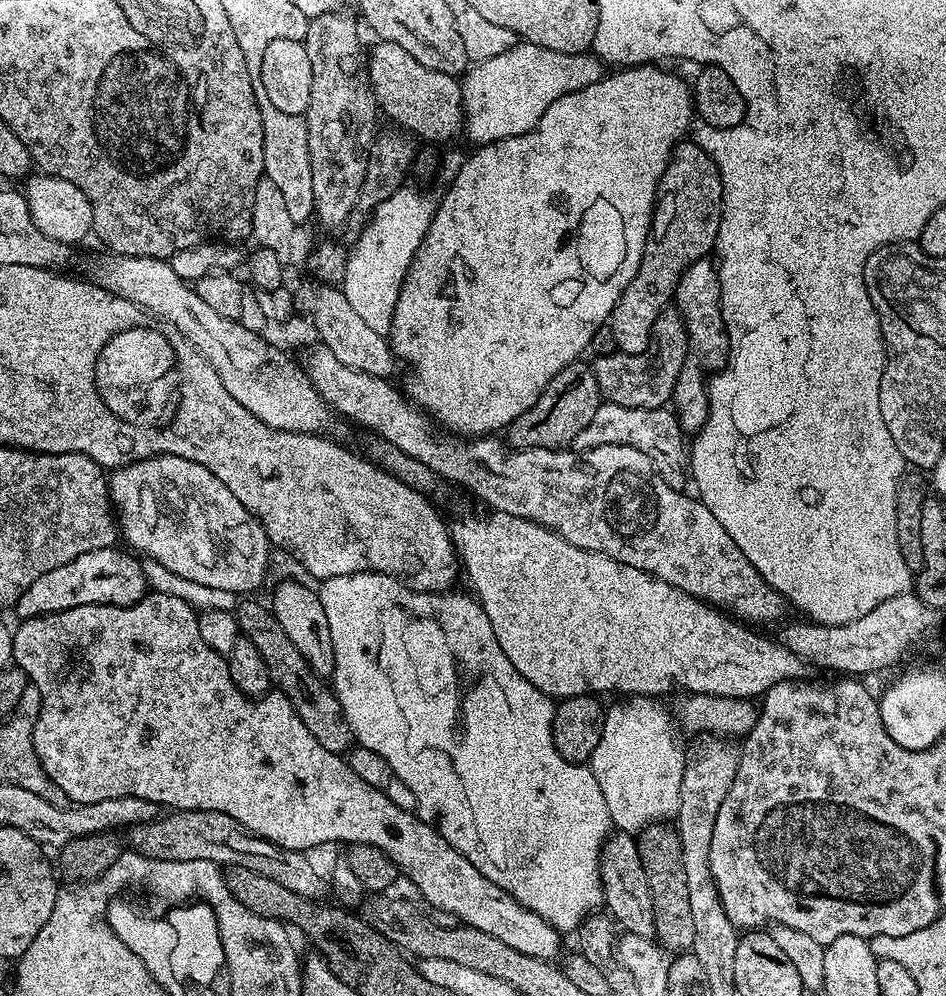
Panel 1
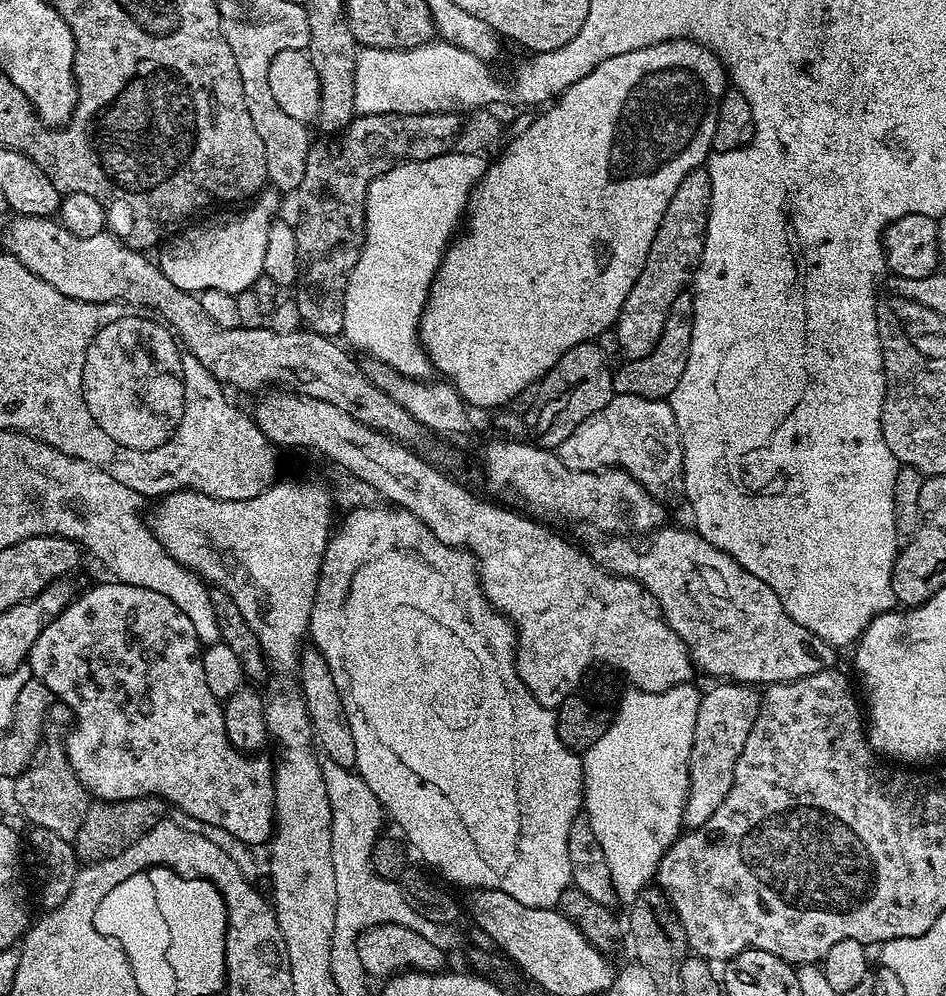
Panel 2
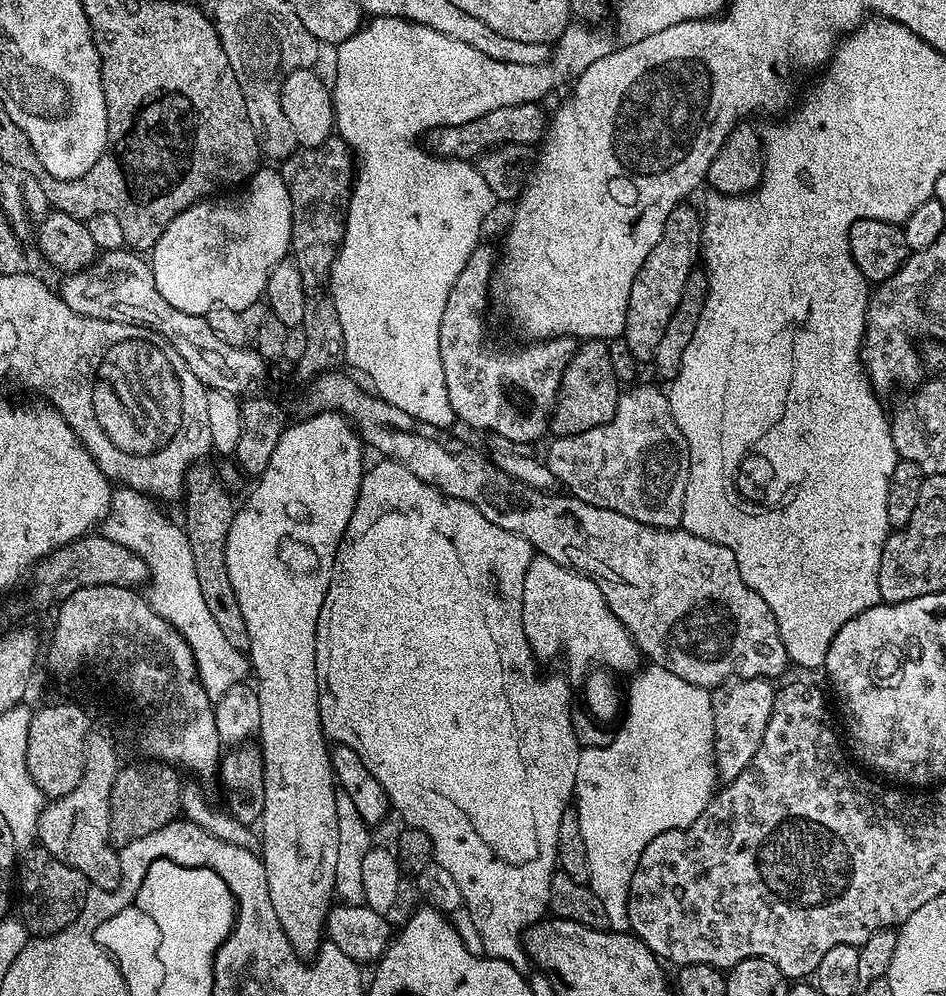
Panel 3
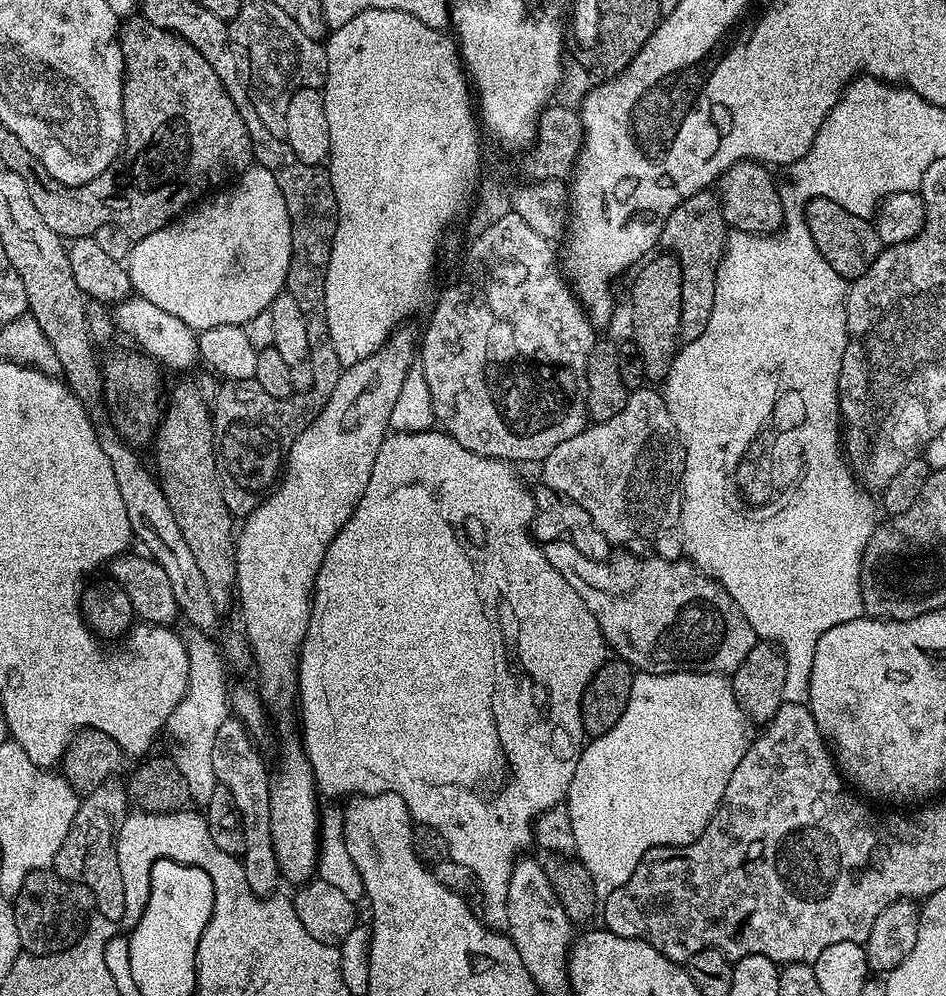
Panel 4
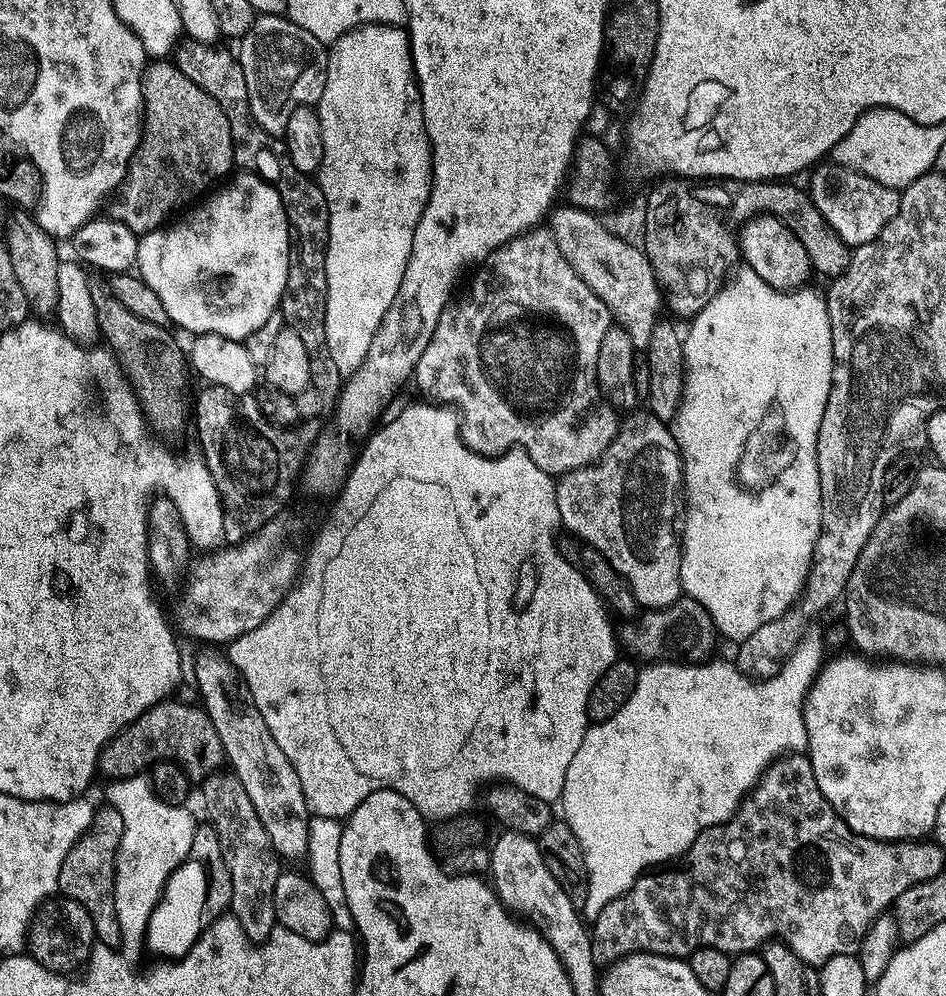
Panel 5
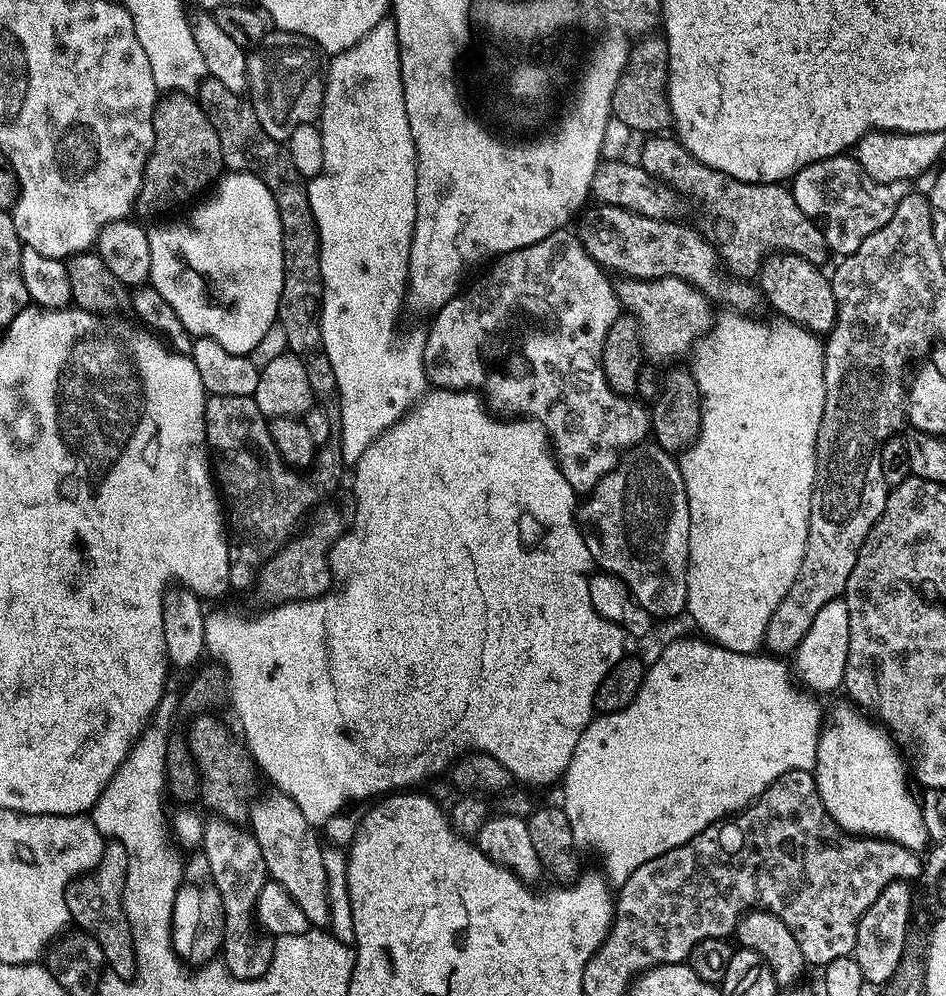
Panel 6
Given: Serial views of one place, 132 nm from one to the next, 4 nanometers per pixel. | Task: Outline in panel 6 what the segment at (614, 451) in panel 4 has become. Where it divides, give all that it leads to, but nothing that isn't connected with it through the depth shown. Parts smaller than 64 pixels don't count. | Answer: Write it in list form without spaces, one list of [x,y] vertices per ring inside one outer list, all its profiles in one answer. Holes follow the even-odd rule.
[[[655,442],[638,443],[620,457],[610,474],[606,474],[592,487],[585,500],[588,501],[585,504],[583,501],[578,512],[579,519],[585,525],[588,523],[600,539],[588,540],[588,549],[593,561],[603,571],[617,576],[624,582],[632,592],[633,599],[653,618],[683,613],[688,607],[690,510],[677,457]]]

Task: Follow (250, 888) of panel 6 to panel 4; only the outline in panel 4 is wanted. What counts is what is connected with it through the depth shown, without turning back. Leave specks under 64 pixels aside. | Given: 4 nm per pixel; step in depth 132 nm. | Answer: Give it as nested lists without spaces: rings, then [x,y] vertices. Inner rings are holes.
[[[230,718],[222,722],[218,734],[214,734],[210,763],[214,766],[217,785],[230,790],[230,798],[234,798],[234,806],[240,815],[240,835],[244,839],[242,879],[252,887],[252,893],[267,898],[277,891],[276,883],[281,883],[282,877],[270,830],[270,770],[264,766],[255,747],[247,728],[239,720]]]

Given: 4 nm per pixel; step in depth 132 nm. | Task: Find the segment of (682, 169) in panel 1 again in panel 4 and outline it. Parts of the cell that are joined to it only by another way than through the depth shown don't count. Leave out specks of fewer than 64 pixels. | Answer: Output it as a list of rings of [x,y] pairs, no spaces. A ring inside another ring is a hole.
[[[653,255],[632,280],[632,336],[636,339],[645,374],[656,380],[652,382],[662,382],[667,378],[682,340],[682,270],[675,256],[660,255],[664,256]]]

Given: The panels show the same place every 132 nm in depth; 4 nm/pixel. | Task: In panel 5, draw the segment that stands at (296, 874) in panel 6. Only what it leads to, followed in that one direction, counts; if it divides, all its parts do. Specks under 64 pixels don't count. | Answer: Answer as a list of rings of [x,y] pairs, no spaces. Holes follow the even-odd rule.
[[[212,646],[205,649],[205,652],[197,654],[192,672],[196,675],[196,688],[200,691],[199,703],[210,722],[214,722],[218,738],[222,738],[230,771],[242,782],[242,786],[246,786],[246,794],[250,794],[250,802],[254,802],[254,810],[258,810],[258,818],[262,818],[262,826],[266,826],[266,832],[270,834],[276,855],[285,861],[303,861],[308,855],[310,813],[302,794],[302,782],[290,758],[282,754],[282,746],[274,742],[274,734],[270,734],[266,718],[258,714],[258,706],[254,706],[240,671],[228,661],[223,651]]]

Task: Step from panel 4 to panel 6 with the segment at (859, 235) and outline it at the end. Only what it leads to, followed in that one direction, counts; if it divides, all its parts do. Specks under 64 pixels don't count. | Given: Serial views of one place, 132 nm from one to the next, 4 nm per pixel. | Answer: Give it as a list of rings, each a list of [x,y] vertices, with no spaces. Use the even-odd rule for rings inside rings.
[[[732,178],[732,184],[736,184],[736,188],[724,192],[724,196],[720,196],[720,192],[712,192],[712,196],[700,192],[700,196],[690,198],[691,203],[700,208],[705,226],[712,228],[714,247],[728,276],[741,282],[751,281],[771,250],[793,252],[817,266],[824,266],[830,259],[823,228],[798,210],[798,202],[794,202],[791,191],[783,183],[747,184]]]

